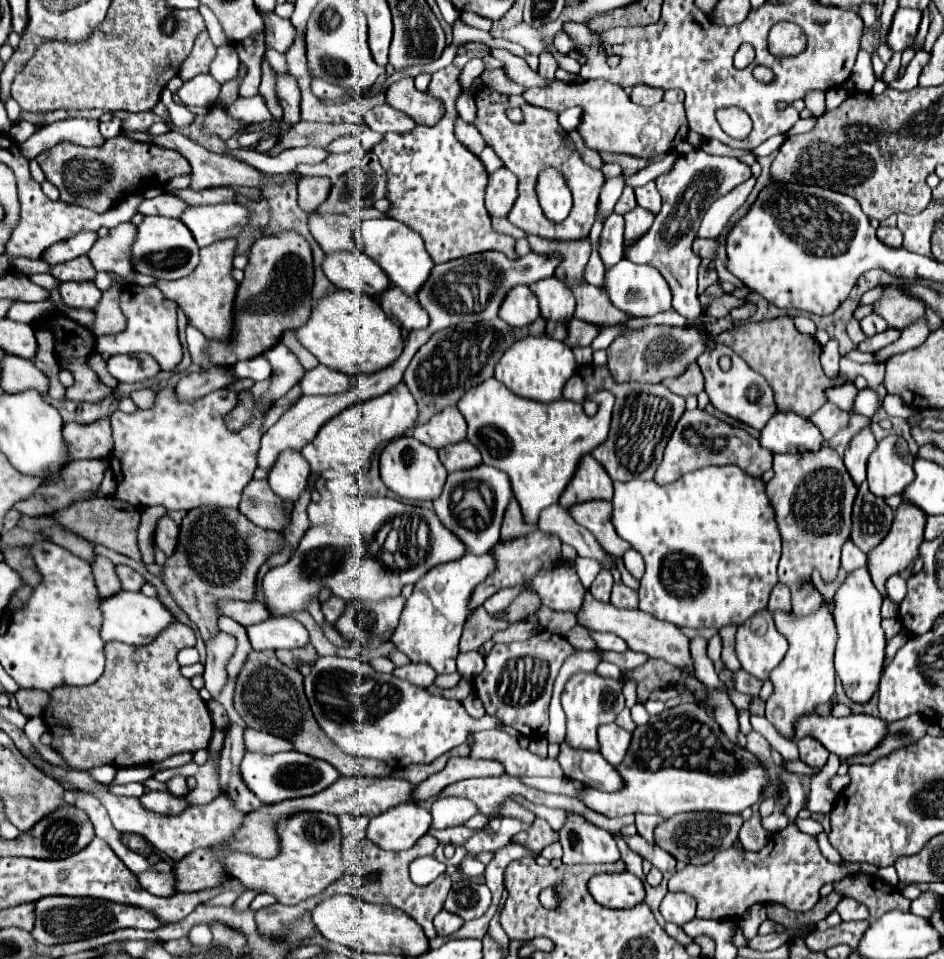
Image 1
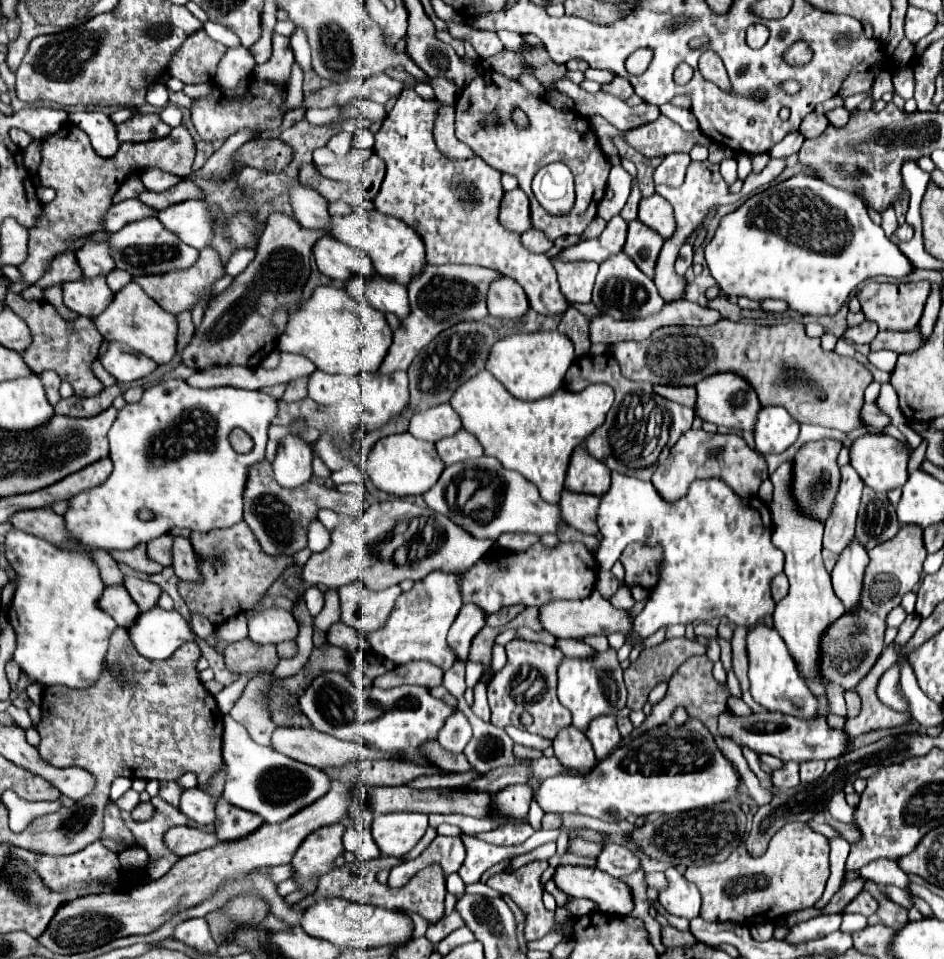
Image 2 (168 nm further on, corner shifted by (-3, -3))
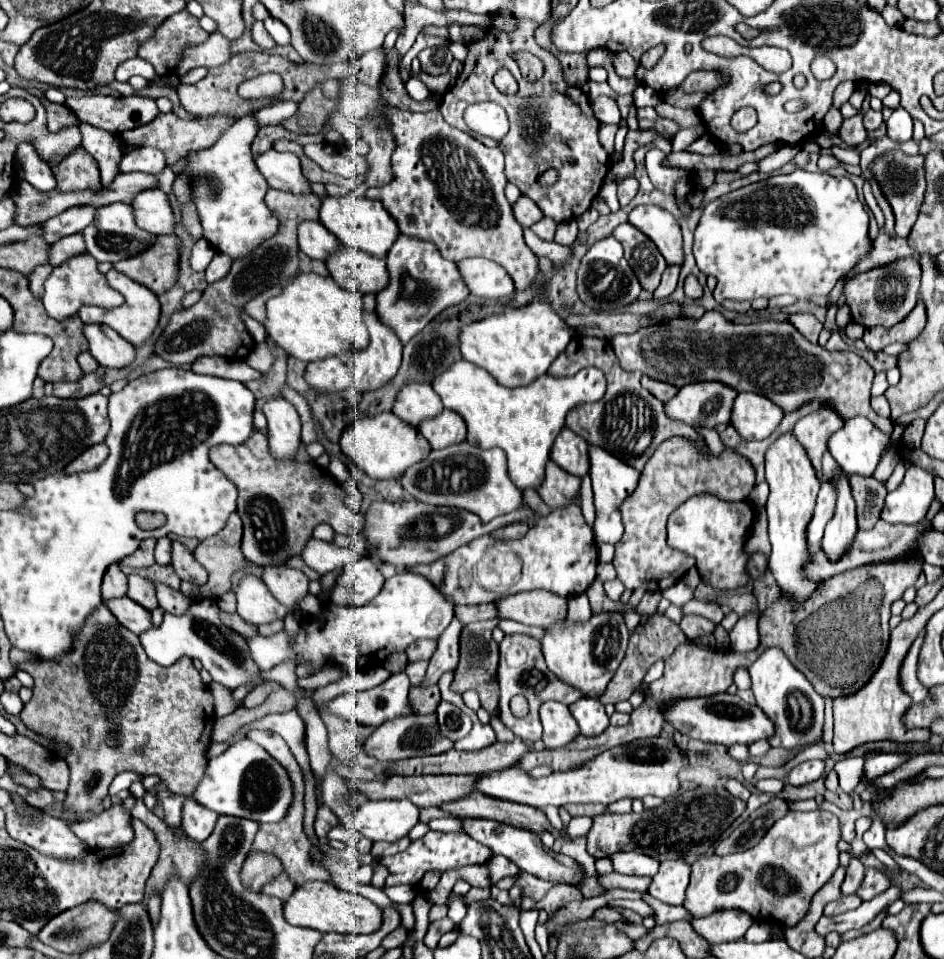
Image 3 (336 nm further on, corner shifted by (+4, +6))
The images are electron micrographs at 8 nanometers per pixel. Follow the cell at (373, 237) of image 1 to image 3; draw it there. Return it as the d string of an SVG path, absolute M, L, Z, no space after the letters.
M355 190L345 196L327 196L319 208L319 222L345 246L363 248L363 252L371 252L373 256L385 258L387 248L397 240L399 228L395 228L395 220L391 220L389 212L377 202L365 196L359 196Z

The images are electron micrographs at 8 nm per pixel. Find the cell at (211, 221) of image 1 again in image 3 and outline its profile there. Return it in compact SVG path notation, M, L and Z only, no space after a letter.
M149 188L139 192L133 202L135 224L151 234L171 234L173 232L173 210L169 198L159 188Z

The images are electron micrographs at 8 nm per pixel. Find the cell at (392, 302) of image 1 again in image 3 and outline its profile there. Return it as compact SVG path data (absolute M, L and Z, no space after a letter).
M339 244L325 260L325 266L339 286L357 294L375 294L383 284L387 284L385 260L359 248Z

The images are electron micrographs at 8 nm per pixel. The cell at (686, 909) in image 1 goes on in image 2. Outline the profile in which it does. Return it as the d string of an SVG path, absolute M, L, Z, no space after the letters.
M678 871L668 873L668 881L670 881L670 887L658 895L660 905L670 915L676 915L676 917L686 917L686 919L698 917L701 909L701 895L697 887L687 882L684 875Z

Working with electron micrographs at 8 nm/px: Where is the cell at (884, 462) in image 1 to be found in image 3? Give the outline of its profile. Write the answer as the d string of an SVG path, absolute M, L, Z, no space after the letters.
M865 416L845 420L829 440L827 448L835 462L851 476L871 476L879 458L885 452L889 436L875 428Z

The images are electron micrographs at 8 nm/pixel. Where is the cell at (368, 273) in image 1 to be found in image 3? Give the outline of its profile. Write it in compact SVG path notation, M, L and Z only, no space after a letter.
M315 220L301 222L297 228L297 236L299 236L299 248L309 258L315 258L315 260L325 260L331 252L335 252L339 244L335 236L331 236L327 228L323 228L323 224Z

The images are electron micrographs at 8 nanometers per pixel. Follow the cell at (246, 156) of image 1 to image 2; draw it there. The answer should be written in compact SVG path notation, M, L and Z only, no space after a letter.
M320 147L314 151L314 163L316 165L330 165L336 161L336 155L328 147Z

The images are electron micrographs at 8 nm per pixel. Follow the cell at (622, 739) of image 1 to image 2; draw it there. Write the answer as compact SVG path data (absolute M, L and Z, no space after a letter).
M598 717L590 723L590 729L586 731L586 737L590 739L596 757L602 761L606 759L620 743L622 735L616 727L616 717Z

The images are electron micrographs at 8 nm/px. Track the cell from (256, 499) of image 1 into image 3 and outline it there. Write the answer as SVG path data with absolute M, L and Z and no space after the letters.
M255 430L239 446L221 444L211 448L211 462L237 486L237 512L243 520L243 556L257 566L281 566L293 556L301 556L317 524L329 524L337 534L355 538L363 528L363 518L345 504L345 488L317 464L297 460L277 460L267 442L267 434Z

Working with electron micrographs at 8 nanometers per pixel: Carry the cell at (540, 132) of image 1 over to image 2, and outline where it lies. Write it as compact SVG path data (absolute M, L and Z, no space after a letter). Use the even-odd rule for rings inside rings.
M482 71L470 85L466 85L456 101L456 137L470 145L488 165L498 171L510 173L518 179L518 185L530 199L530 221L532 227L542 231L550 241L560 235L580 235L586 231L590 221L596 217L598 203L604 197L610 165L604 159L604 153L598 147L596 135L592 133L588 121L576 111L558 111L542 101L542 97L530 95L520 83L514 79L506 79L496 71ZM514 107L524 109L530 119L528 129L516 129L510 113ZM484 117L496 117L500 123L492 127L484 127ZM562 161L574 173L576 183L576 205L564 217L548 215L536 197L532 195L530 183L538 169L548 163Z

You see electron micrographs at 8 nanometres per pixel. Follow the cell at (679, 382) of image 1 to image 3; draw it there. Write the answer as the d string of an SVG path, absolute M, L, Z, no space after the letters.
M643 376L643 378L641 378L641 384L643 384L645 390L649 390L649 392L651 392L655 398L659 398L661 402L671 400L671 398L675 396L675 392L677 392L675 386L665 384L665 382L657 382L657 380L649 378L649 376Z

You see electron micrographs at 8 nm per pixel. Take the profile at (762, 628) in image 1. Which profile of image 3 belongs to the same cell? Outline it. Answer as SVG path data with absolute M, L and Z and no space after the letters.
M769 648L769 652L763 652L763 656L751 664L749 668L751 680L753 680L753 694L757 700L757 706L767 714L767 718L775 724L775 732L767 738L771 746L781 746L789 750L789 760L797 756L799 746L809 746L815 742L821 742L823 736L823 698L811 688L809 680L795 670L795 666L779 652L779 648Z

